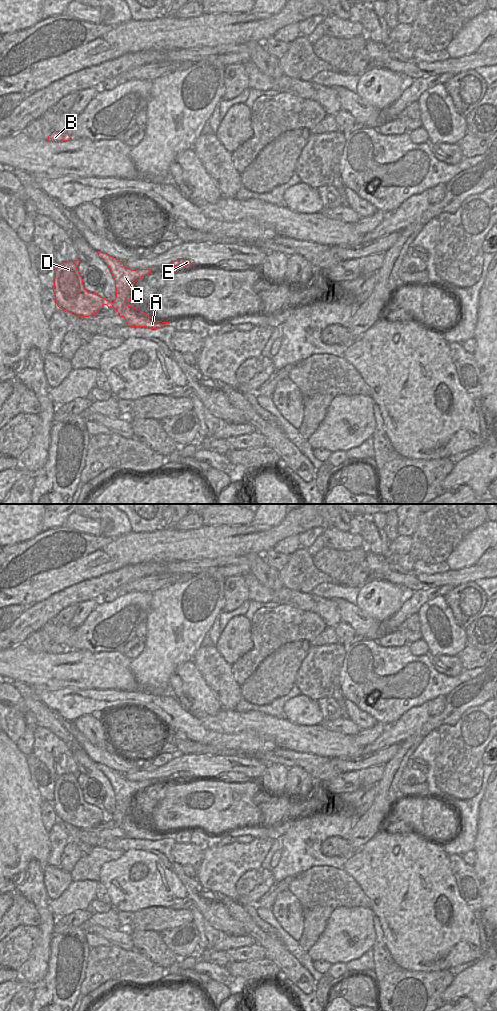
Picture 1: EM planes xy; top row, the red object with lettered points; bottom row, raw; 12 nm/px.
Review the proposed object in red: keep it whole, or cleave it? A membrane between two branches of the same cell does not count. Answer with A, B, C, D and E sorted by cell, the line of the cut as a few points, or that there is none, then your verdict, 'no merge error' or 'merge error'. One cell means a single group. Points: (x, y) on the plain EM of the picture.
groups A C E / B D; cut xy (111, 814), (113, 818); merge error

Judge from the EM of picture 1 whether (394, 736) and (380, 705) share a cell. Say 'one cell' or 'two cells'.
two cells

